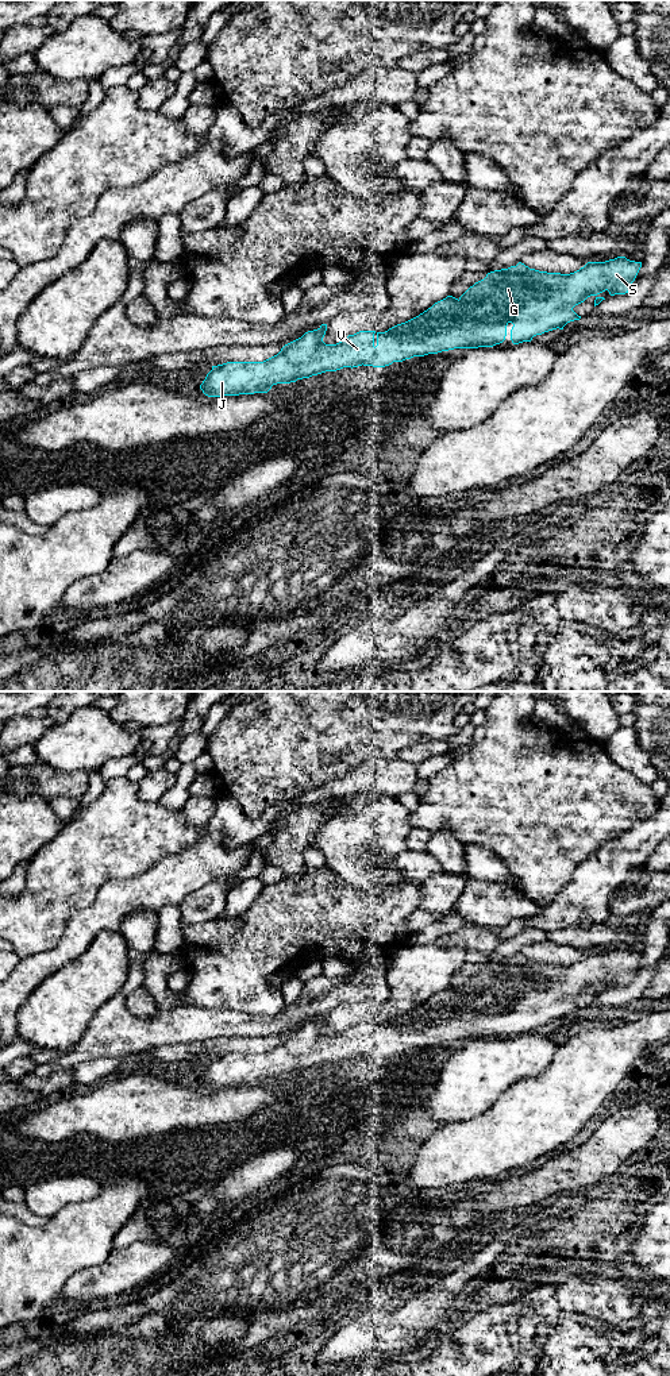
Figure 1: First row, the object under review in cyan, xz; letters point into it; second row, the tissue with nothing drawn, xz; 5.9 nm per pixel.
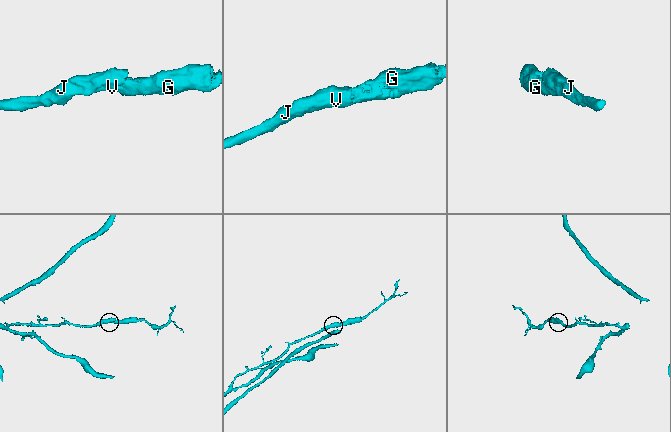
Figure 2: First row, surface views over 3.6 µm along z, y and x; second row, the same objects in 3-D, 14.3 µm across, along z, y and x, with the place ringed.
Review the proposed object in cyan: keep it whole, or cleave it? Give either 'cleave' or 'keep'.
keep

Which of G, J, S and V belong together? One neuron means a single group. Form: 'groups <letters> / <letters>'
groups G J S V

